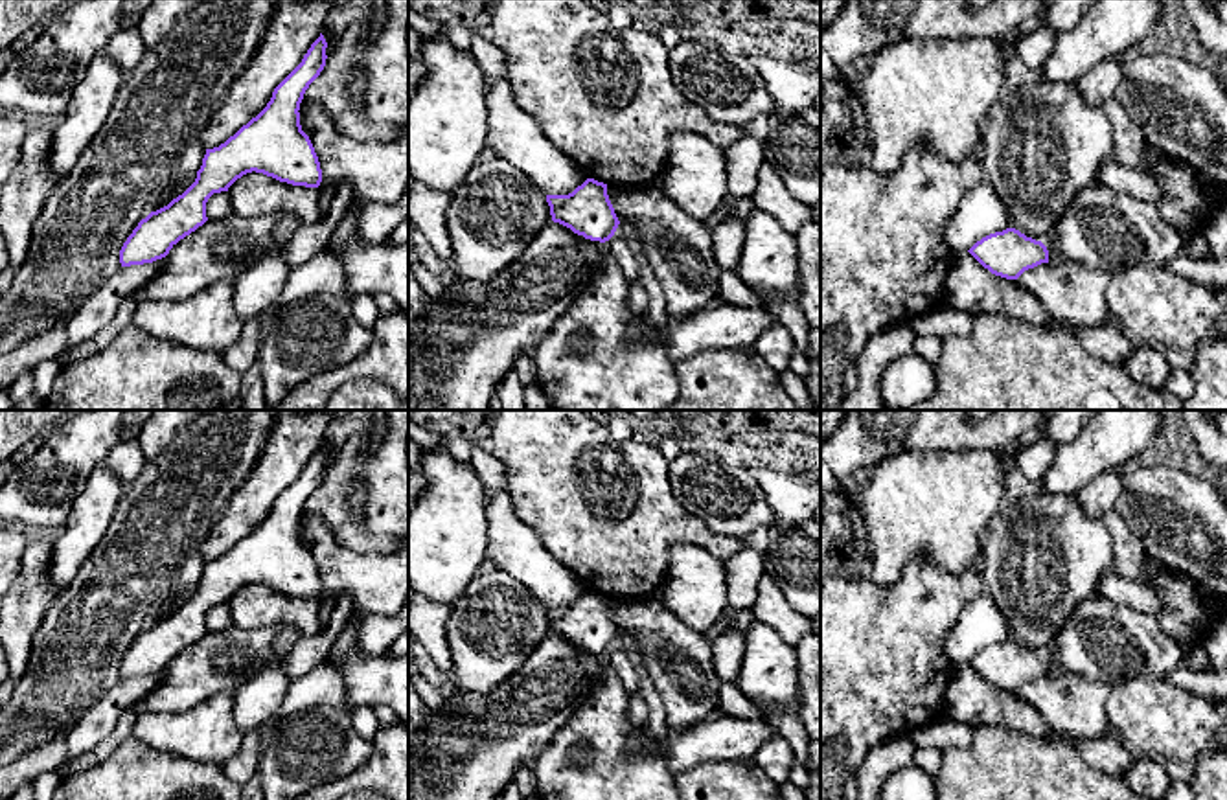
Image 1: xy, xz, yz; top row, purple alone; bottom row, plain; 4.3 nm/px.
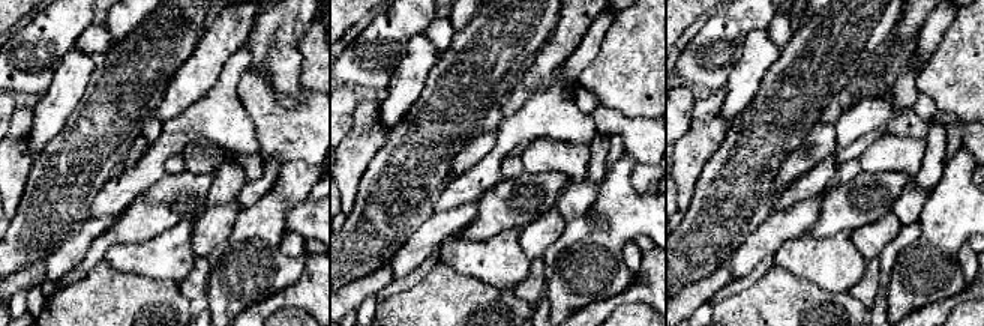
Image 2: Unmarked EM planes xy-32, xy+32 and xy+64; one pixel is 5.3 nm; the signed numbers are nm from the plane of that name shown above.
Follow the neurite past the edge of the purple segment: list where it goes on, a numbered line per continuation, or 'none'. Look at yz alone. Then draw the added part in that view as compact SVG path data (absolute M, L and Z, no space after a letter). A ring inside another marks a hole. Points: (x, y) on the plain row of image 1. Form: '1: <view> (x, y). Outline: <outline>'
none

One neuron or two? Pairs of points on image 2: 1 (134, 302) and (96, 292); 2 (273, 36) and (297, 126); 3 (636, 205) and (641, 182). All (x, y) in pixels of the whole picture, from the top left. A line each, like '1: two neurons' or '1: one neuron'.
1: one neuron
2: one neuron
3: two neurons

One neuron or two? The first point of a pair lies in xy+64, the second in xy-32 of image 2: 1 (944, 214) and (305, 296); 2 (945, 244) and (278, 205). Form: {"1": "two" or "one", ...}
{"1": "two", "2": "two"}

